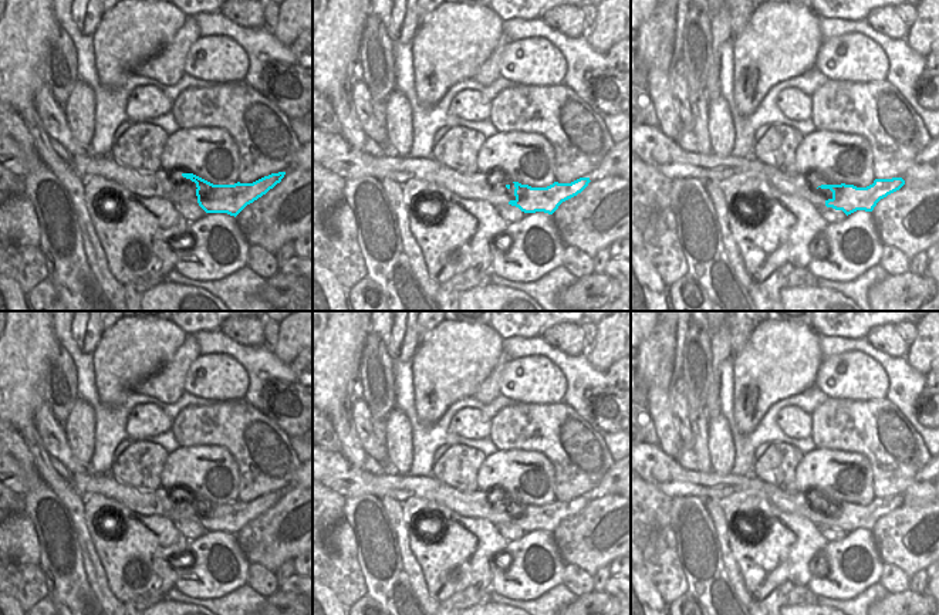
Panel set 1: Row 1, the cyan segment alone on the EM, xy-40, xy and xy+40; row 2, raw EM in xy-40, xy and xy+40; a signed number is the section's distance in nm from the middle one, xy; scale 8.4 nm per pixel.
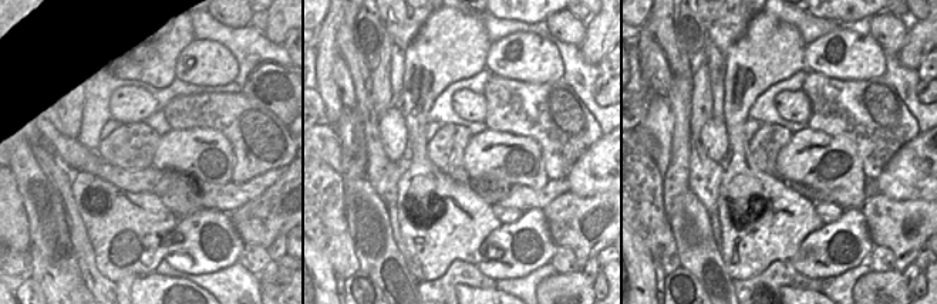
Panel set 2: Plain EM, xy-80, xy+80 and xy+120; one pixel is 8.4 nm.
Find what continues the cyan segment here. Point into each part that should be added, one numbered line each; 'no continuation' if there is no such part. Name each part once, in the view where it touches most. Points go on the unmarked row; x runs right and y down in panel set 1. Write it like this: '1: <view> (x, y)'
1: xy+40 (665, 473)

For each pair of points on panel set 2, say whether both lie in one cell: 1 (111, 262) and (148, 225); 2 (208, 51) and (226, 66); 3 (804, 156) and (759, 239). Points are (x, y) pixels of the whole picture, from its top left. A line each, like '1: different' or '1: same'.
1: same
2: same
3: different

